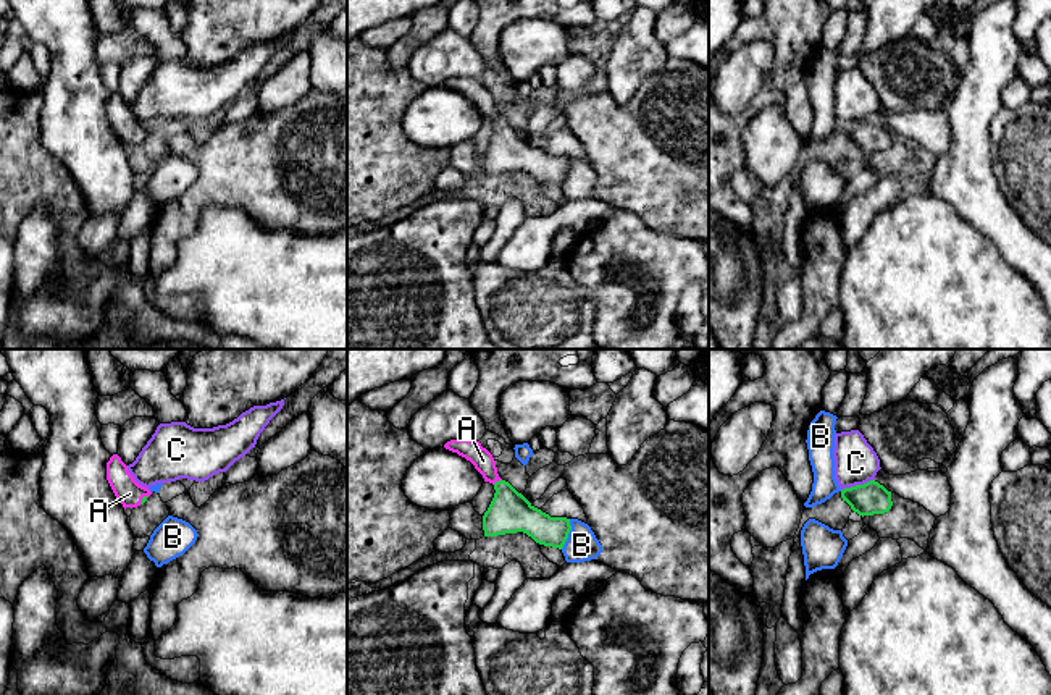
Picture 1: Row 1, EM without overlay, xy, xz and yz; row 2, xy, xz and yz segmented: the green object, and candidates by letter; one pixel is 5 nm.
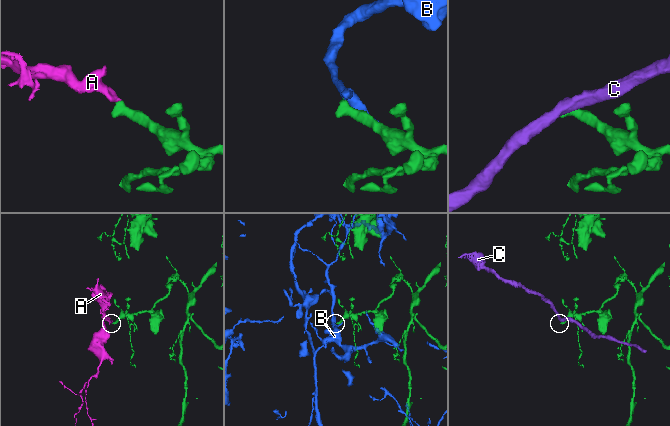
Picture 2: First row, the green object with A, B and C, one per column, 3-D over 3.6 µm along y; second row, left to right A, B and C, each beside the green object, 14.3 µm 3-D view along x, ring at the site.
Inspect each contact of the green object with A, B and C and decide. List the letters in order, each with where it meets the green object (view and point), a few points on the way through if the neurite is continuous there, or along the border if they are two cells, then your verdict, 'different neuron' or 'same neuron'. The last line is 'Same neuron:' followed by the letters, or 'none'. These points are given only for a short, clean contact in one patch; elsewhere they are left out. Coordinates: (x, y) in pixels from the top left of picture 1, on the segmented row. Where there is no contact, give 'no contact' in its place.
A: meets green in xz at (496, 482); runs through xz (509, 511), (506, 493), (496, 482), (483, 461); same neuron
B: meets green in xz at (569, 532); different neuron
C: meets green in yz at (858, 485); border along yz (874, 479), (841, 490); different neuron
Same neuron: A

